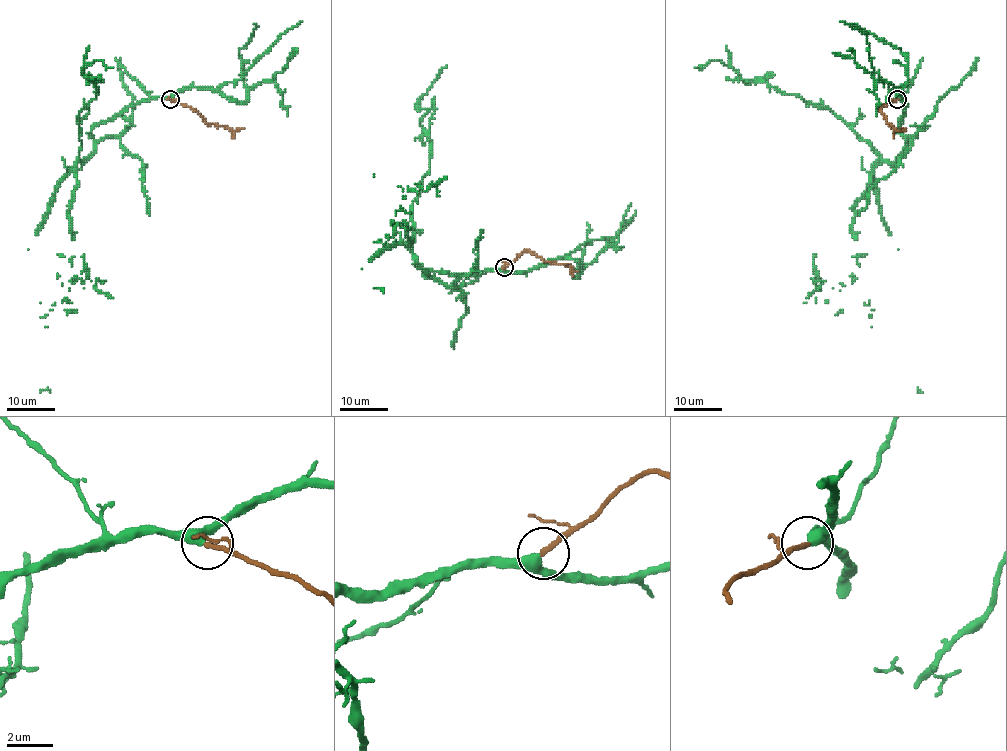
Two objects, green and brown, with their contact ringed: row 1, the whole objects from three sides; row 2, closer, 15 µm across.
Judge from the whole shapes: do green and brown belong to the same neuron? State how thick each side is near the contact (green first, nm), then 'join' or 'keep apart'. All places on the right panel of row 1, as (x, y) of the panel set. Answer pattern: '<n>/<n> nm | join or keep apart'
380/240 nm | join

